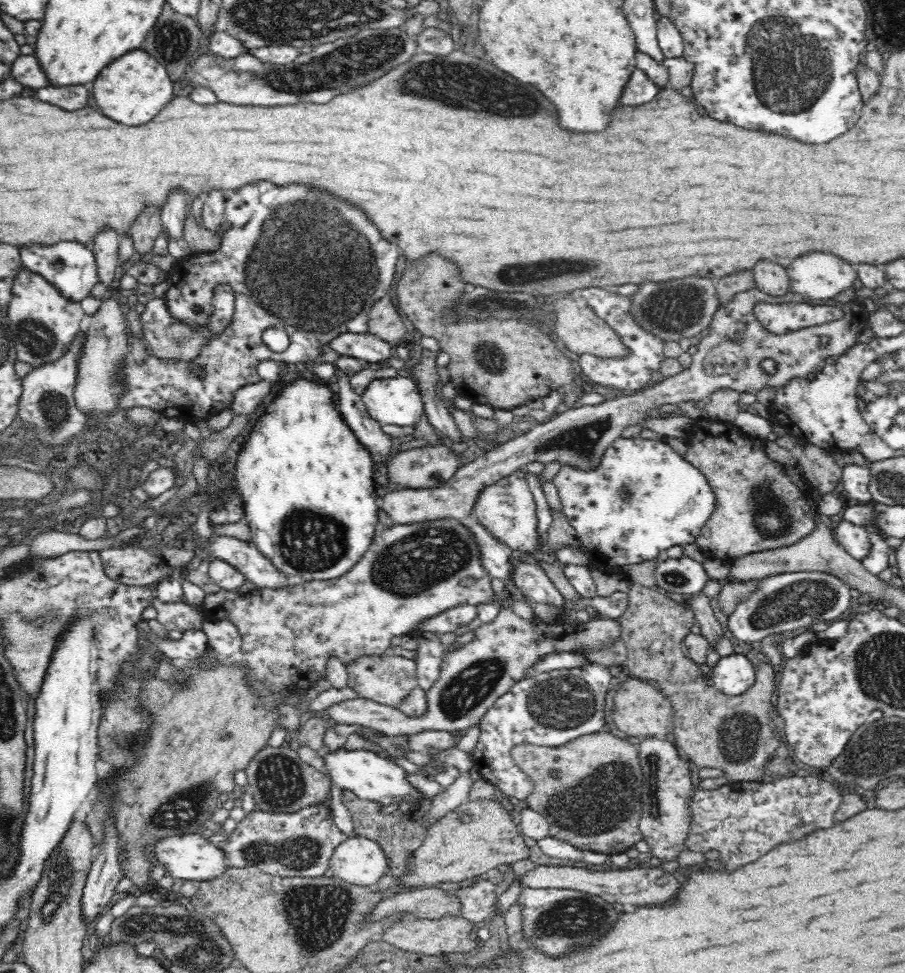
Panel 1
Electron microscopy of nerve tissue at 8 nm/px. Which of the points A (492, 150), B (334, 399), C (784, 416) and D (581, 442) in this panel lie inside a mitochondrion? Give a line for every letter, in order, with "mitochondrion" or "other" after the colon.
A: other
B: other
C: other
D: mitochondrion

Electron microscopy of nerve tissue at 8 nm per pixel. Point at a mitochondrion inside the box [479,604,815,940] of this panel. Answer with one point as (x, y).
(600, 803)

